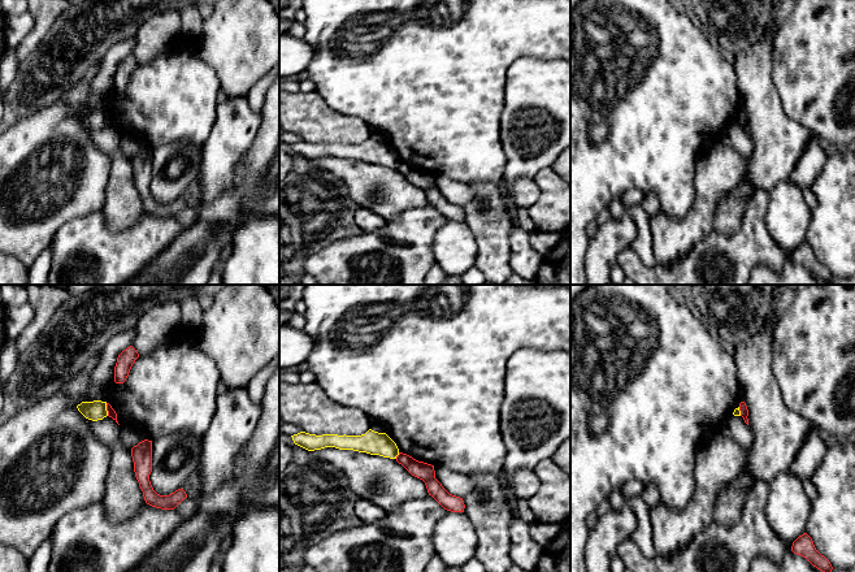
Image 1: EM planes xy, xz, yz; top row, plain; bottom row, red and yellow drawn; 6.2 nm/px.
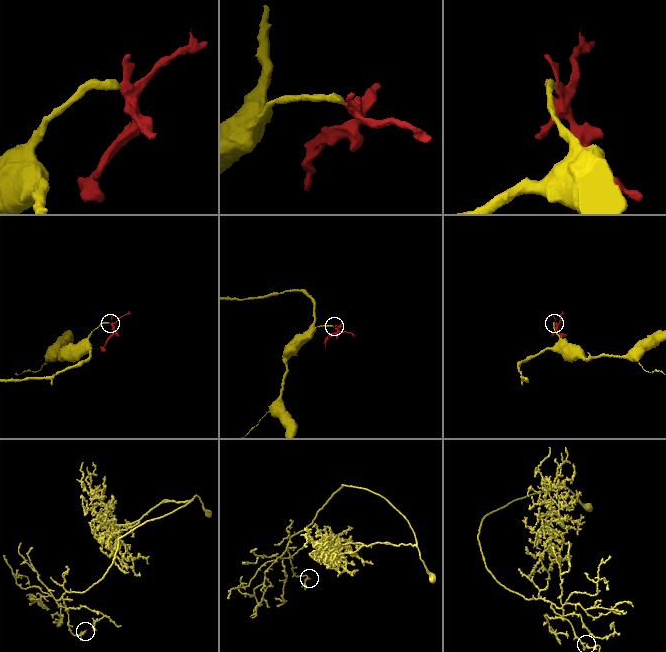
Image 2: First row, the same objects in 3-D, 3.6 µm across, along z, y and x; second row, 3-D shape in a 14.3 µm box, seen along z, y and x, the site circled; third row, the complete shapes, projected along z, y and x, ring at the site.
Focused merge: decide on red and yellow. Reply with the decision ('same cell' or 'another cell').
another cell

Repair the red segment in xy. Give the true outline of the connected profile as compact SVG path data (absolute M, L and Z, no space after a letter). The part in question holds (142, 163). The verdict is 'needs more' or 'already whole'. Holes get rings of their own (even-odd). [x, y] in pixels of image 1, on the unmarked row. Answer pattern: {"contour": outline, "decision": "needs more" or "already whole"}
{"contour": "M144 148L139 151L131 157L131 165L135 186L147 213L161 218L174 218L187 207L187 203L182 196L169 204L160 204L153 199L149 190L149 183L152 181L152 150Z", "decision": "already whole"}

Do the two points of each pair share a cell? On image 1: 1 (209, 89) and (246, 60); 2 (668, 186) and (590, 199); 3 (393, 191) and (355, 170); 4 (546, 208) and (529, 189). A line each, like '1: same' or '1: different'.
1: different
2: same
3: same
4: different

